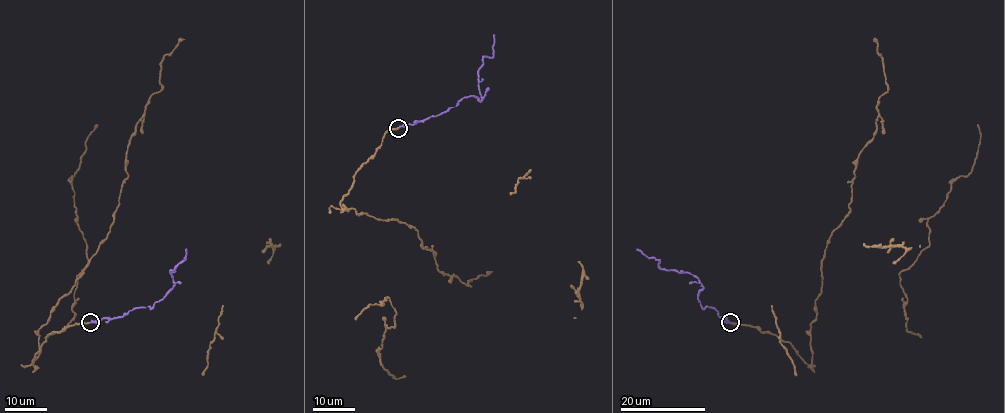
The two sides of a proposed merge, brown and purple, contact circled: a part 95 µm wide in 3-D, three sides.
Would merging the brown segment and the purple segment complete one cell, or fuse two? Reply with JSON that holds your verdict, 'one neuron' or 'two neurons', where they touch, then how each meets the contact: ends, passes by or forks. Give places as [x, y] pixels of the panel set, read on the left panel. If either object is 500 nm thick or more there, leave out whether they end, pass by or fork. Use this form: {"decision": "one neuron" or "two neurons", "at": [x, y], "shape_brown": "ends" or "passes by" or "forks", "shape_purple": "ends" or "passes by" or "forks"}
{"decision": "one neuron", "at": [90, 322], "shape_brown": "ends", "shape_purple": "ends"}

